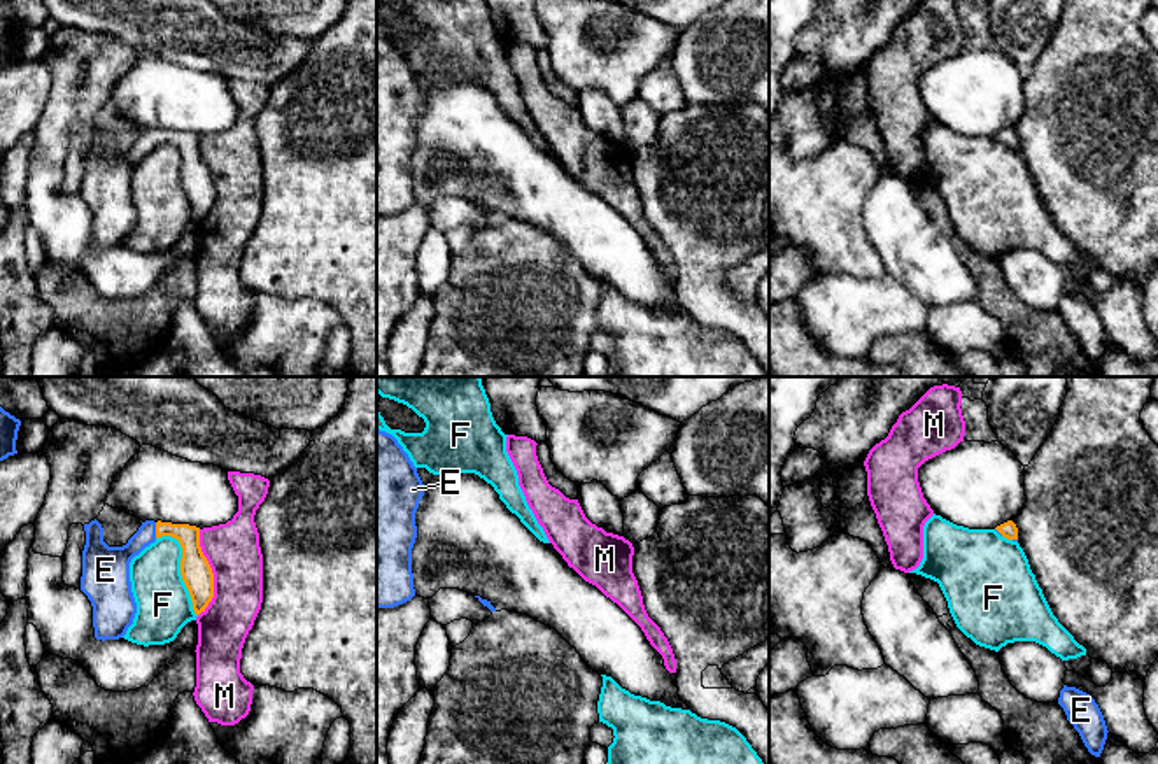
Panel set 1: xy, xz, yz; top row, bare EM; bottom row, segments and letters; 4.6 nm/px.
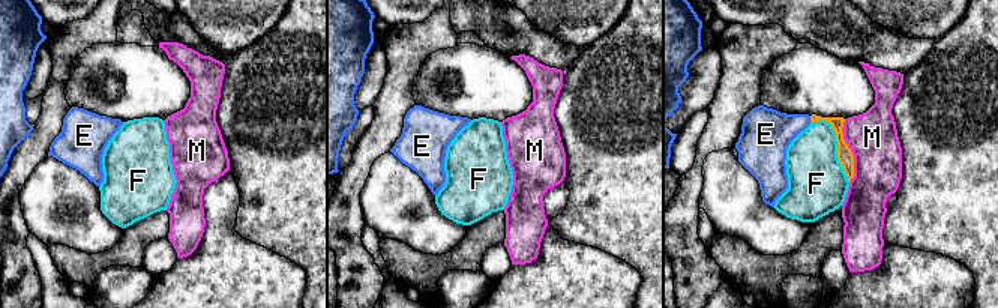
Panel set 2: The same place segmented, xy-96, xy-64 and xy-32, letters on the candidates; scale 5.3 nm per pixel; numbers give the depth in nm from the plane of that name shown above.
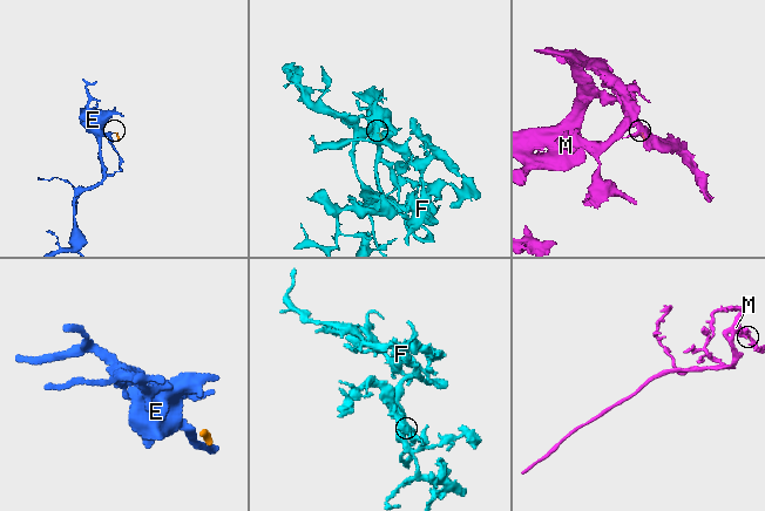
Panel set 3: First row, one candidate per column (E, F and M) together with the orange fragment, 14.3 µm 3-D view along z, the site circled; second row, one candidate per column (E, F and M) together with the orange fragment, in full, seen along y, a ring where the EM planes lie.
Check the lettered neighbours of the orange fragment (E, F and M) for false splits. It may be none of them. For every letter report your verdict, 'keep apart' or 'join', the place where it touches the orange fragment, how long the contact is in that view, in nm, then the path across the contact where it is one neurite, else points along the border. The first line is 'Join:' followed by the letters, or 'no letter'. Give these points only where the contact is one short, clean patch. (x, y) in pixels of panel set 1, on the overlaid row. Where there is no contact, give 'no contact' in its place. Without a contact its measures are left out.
Join: E
E: join; contact xy (156, 530); length 70 nm
F: keep apart; contact xy (181, 568); length 420 nm
M: keep apart; contact xy (212, 573); length 400 nm

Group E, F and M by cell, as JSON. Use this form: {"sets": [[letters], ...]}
{"sets": [["E"], ["F"], ["M"]]}

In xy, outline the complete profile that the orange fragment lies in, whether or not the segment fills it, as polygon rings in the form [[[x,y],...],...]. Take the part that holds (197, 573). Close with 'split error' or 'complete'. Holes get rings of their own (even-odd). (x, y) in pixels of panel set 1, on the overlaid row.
[[[95,519],[84,524],[81,591],[93,606],[96,640],[119,640],[133,624],[137,603],[131,592],[130,562],[161,536],[175,538],[182,547],[180,575],[196,615],[214,598],[214,573],[200,547],[200,527],[189,524],[145,520],[123,547],[103,541],[103,527]]] | split error

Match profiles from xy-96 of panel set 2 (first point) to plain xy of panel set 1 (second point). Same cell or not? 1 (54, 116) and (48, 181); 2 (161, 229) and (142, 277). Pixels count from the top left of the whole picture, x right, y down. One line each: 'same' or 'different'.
1: different
2: different

